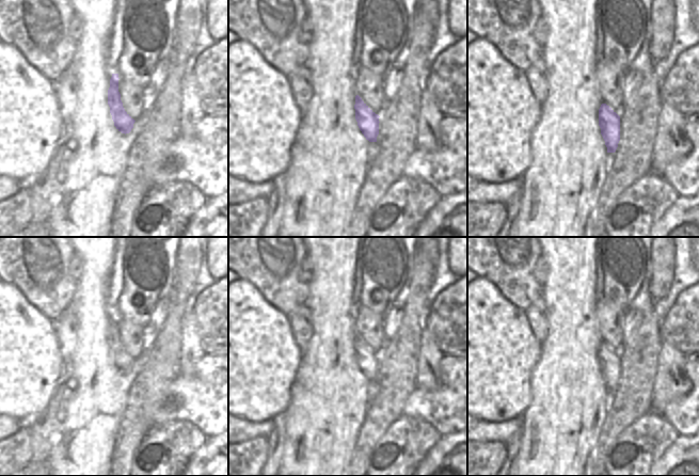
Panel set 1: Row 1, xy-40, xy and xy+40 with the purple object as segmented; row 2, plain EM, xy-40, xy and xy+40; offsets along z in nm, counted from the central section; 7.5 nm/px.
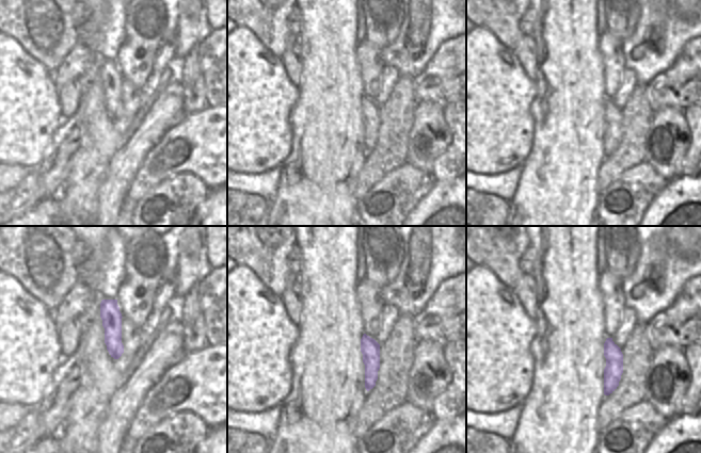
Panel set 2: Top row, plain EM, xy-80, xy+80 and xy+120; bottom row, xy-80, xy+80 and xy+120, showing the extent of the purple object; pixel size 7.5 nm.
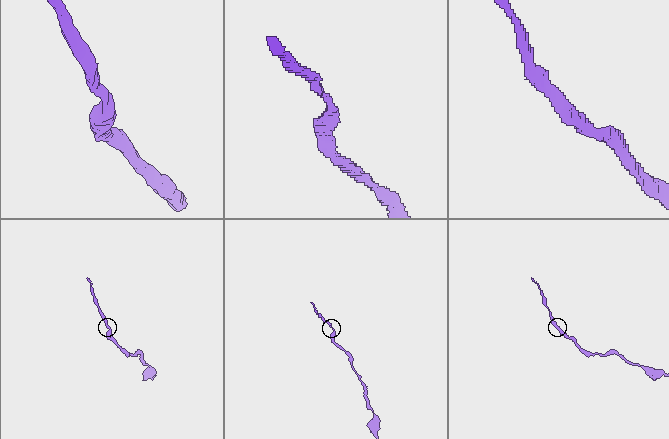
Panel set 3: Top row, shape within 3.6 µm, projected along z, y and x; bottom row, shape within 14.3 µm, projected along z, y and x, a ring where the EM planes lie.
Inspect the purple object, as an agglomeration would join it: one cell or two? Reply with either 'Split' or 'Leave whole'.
Leave whole

